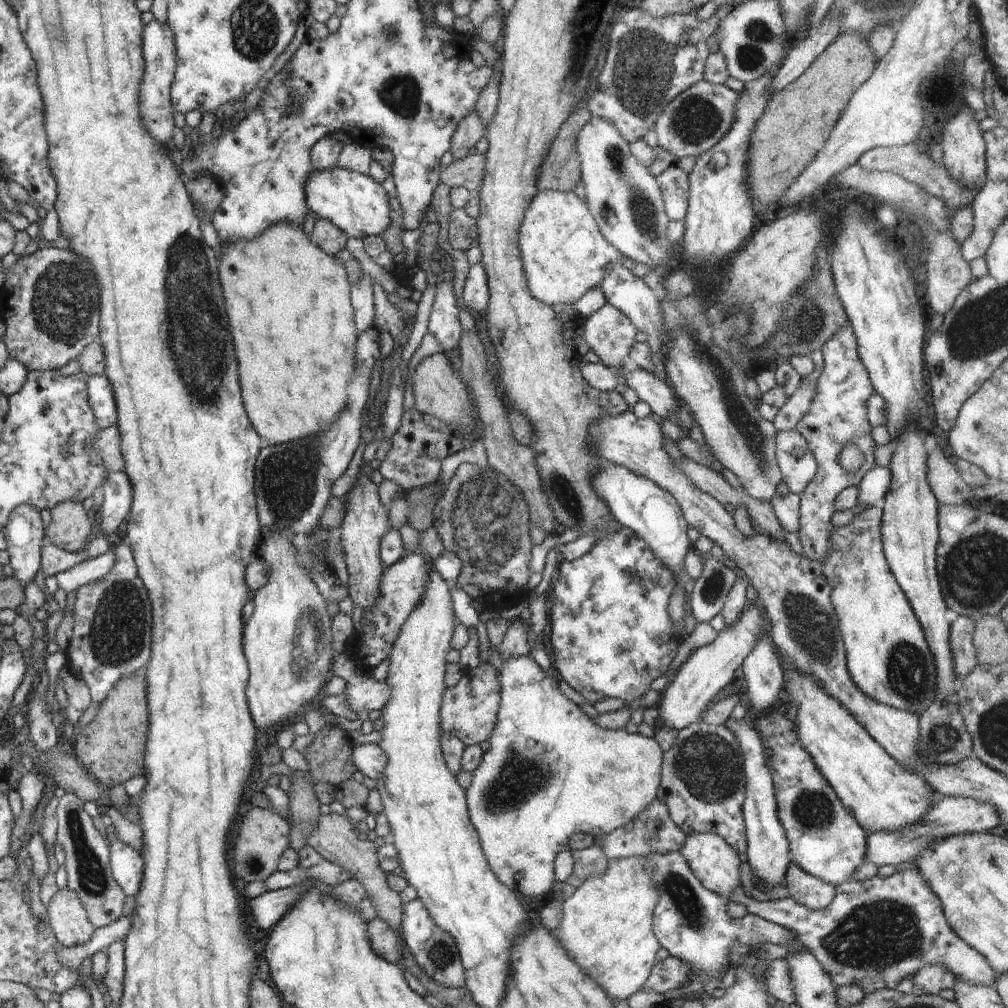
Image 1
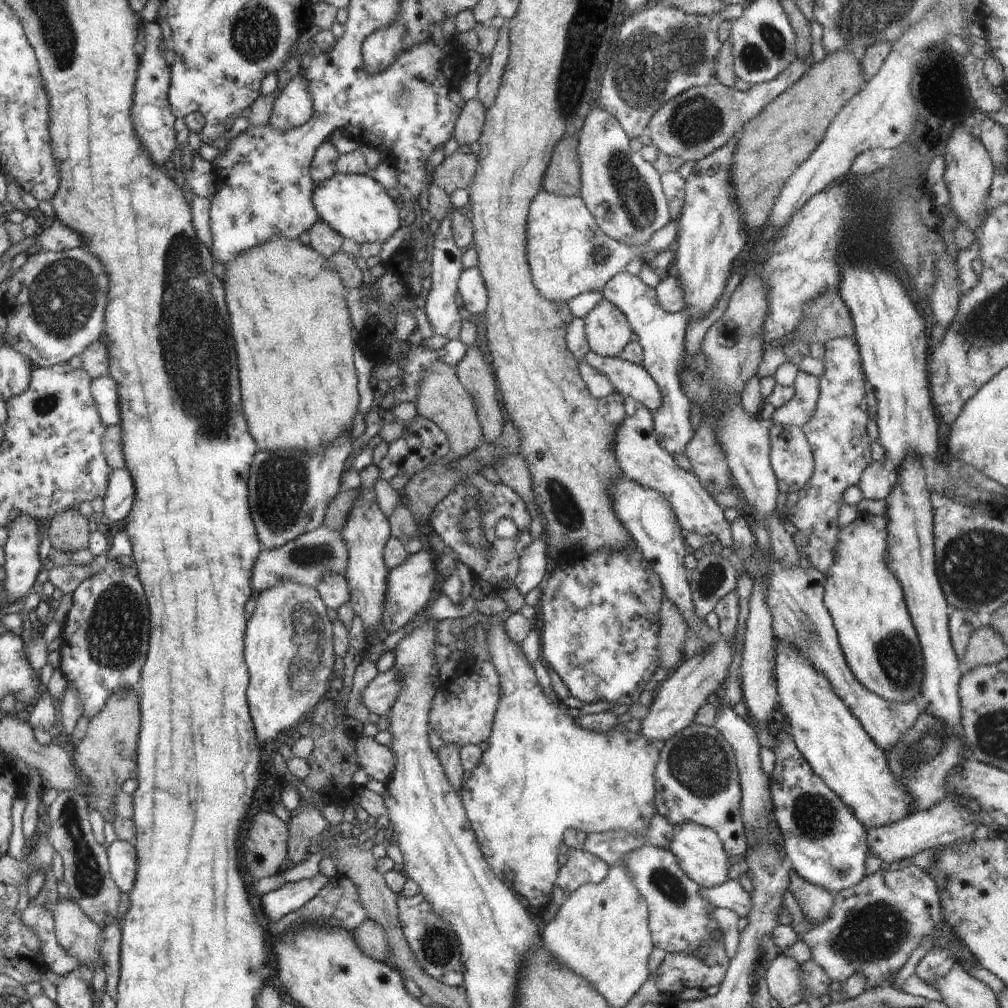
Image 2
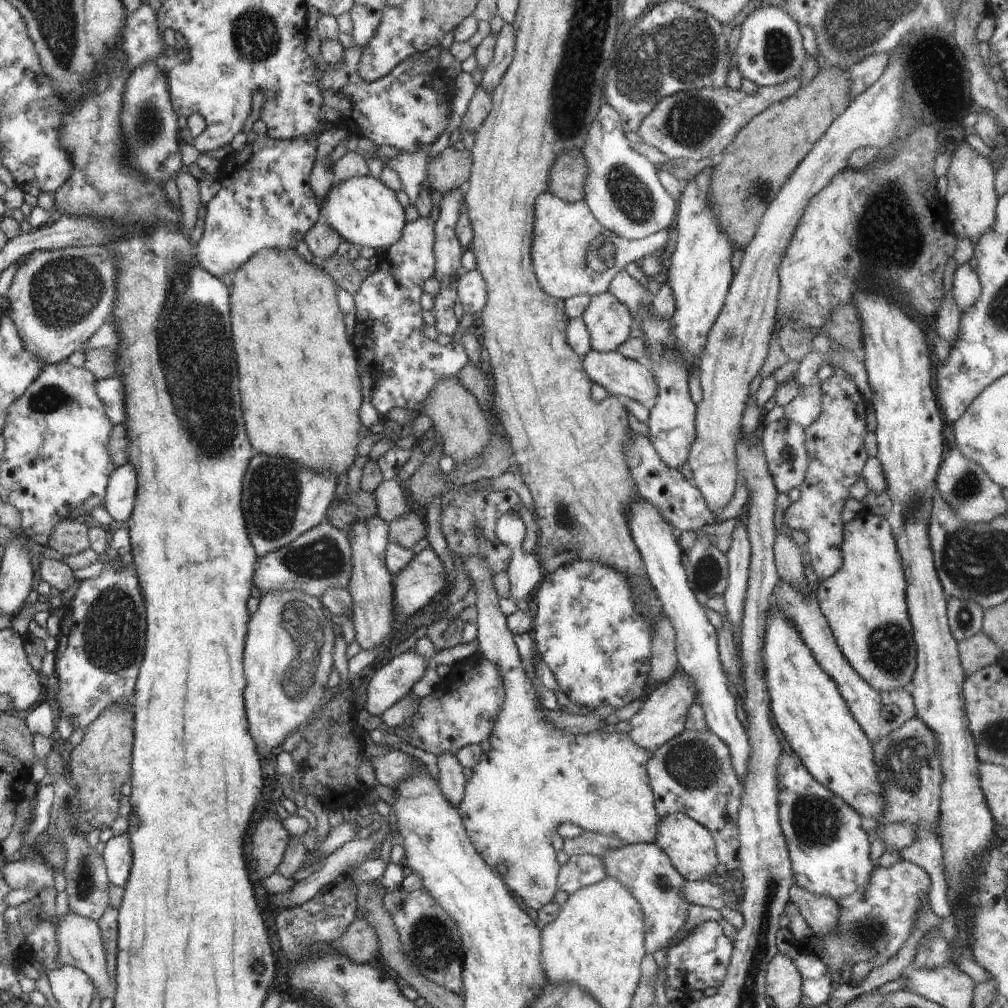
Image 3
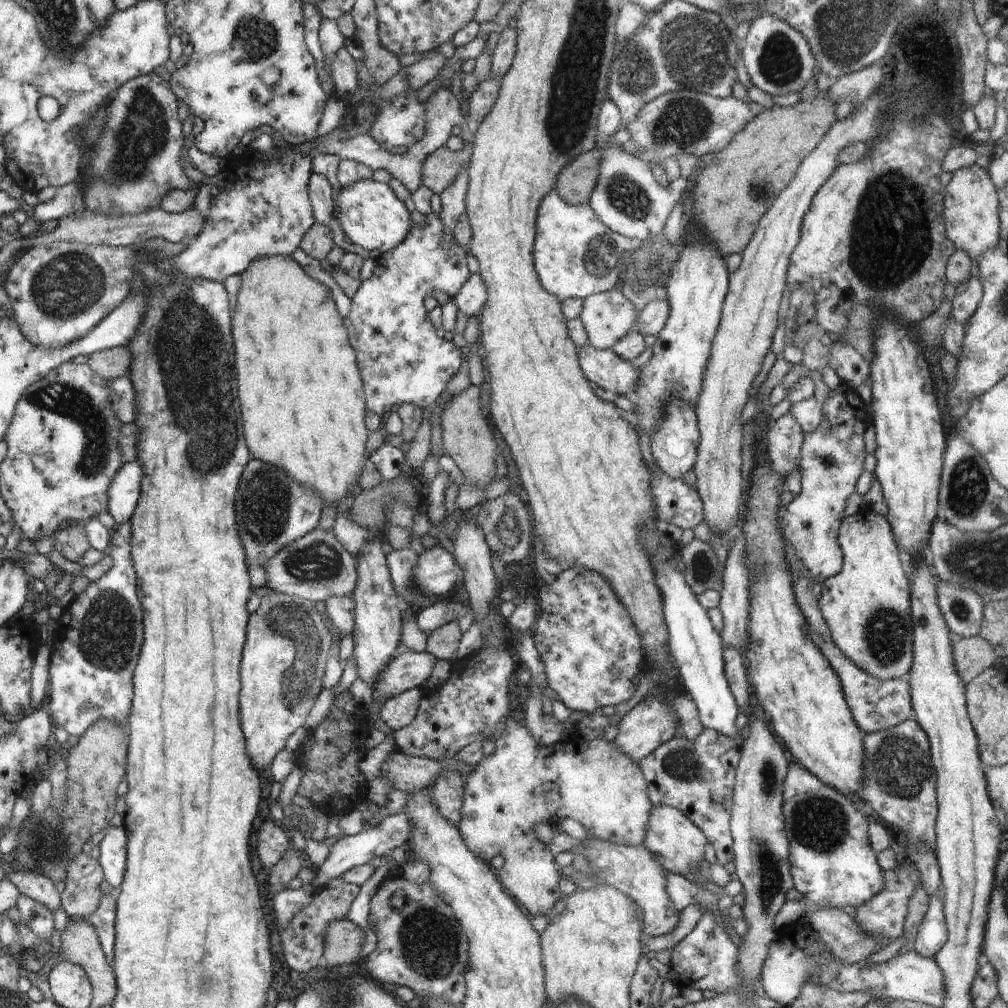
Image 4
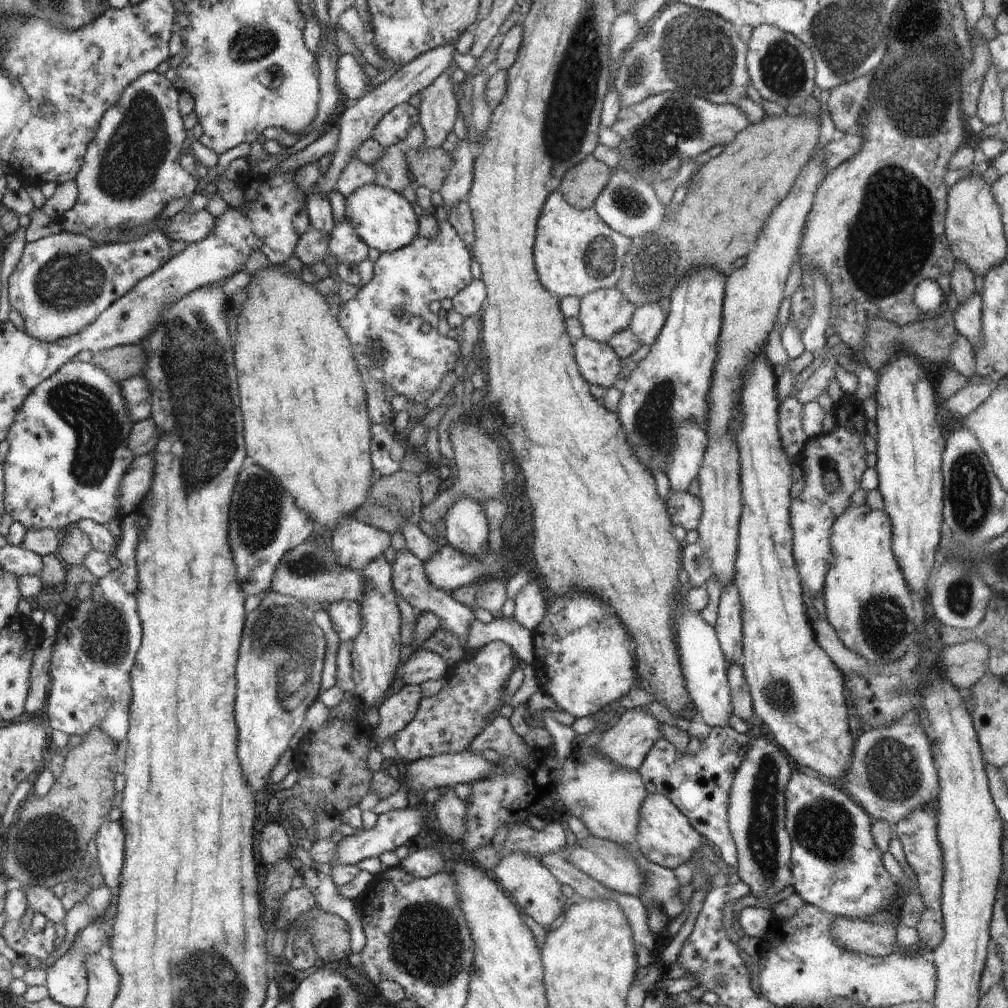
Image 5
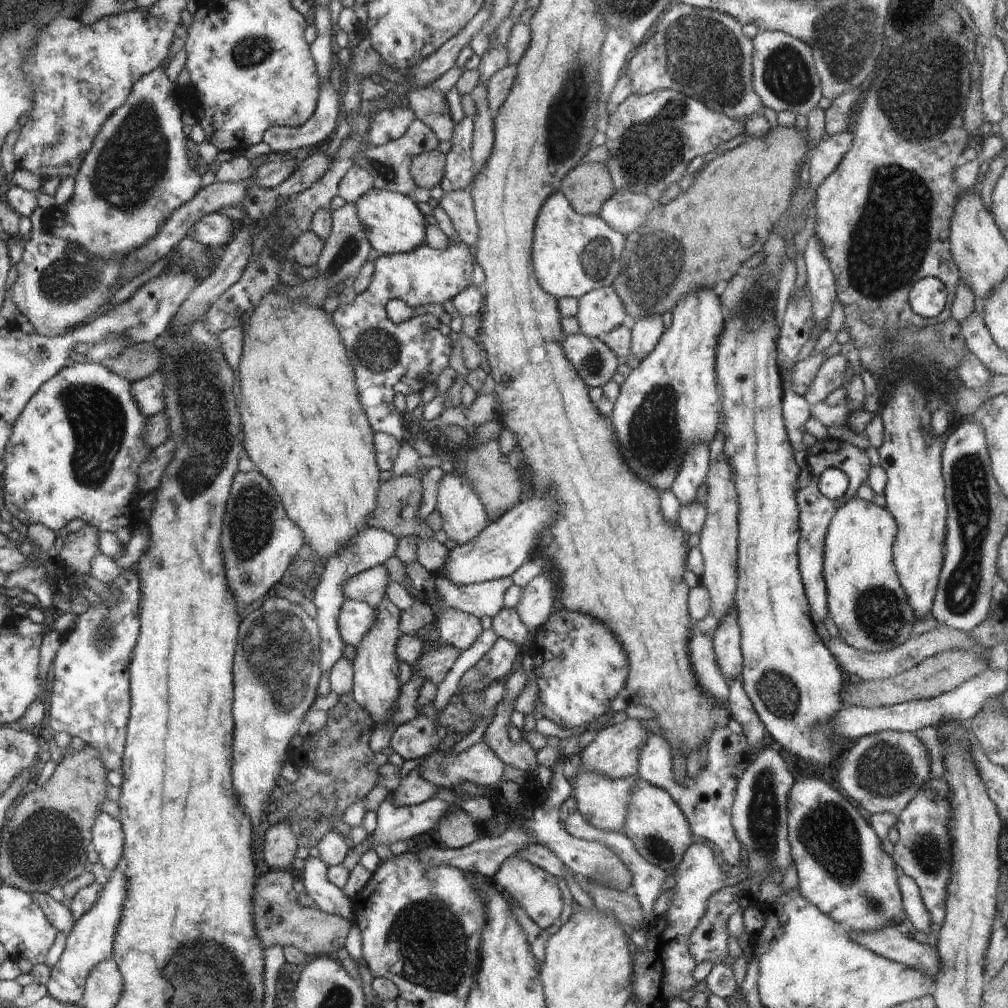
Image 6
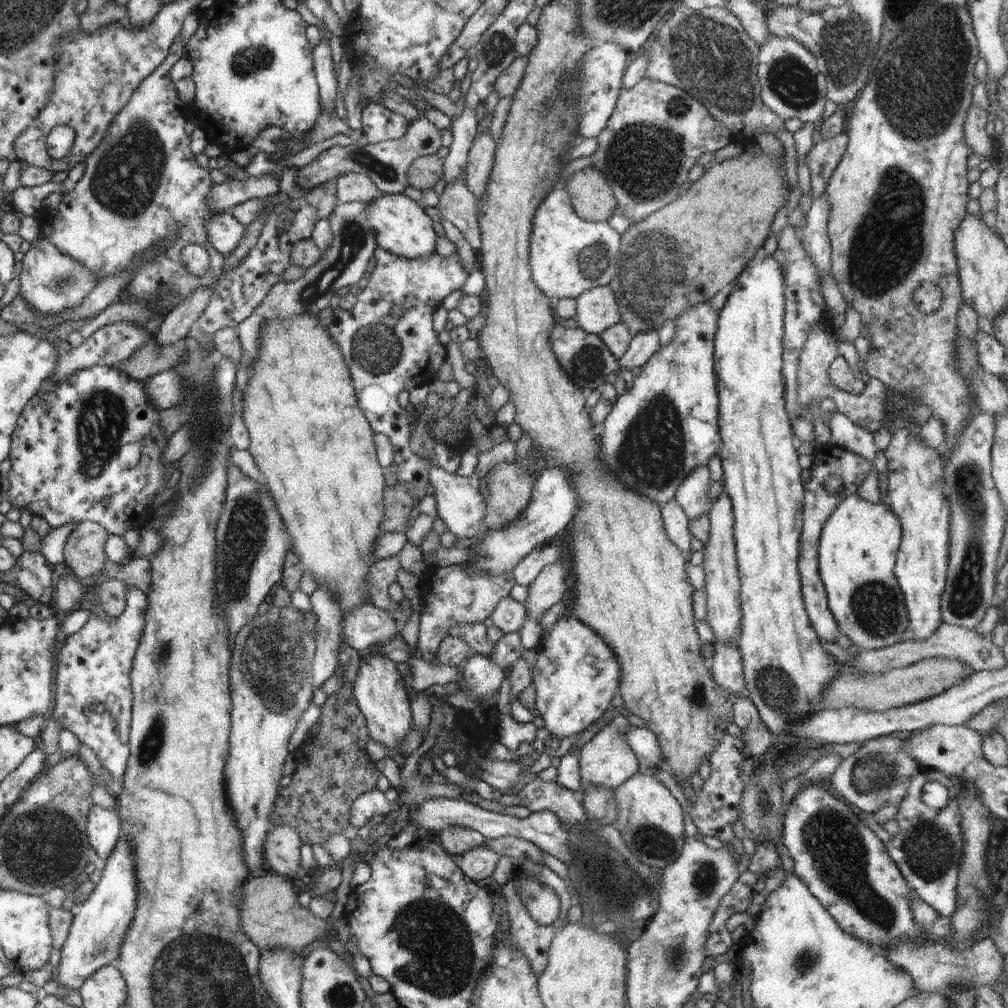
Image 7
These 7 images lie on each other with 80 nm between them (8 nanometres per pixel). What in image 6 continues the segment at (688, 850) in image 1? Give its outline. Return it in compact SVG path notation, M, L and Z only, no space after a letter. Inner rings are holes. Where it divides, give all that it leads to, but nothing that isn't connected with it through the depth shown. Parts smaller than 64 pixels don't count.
M639 780L633 789L629 803L624 835L639 850L650 864L658 866L667 873L677 868L682 862L684 853L690 848L693 832L680 807L664 789Z

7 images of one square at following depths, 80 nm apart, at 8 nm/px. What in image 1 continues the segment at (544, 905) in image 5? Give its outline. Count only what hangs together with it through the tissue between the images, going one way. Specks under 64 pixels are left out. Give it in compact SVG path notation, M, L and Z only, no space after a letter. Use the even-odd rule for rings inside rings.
M529 654L503 661L502 671L499 674L501 701L497 721L489 738L490 746L483 754L478 768L472 772L471 784L465 790L470 820L478 833L484 856L494 876L514 892L543 902L552 895L552 883L556 879L554 872L556 855L568 848L570 836L576 833L588 833L600 838L634 820L657 797L663 763L663 750L652 737L645 737L640 733L630 734L624 729L612 730L598 726L582 708L569 700L560 690L558 681L551 675L554 672L542 670Z

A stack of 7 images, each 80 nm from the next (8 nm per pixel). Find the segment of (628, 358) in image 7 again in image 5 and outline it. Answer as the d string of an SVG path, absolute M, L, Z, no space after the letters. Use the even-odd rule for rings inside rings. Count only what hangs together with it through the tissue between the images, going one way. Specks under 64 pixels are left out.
M658 303L638 307L633 314L629 329L642 344L652 346L664 326L666 316Z

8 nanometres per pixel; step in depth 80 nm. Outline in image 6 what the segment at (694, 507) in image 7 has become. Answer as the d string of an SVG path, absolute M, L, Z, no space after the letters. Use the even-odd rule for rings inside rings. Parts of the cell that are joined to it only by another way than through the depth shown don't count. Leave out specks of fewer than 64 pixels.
M698 443L690 447L681 458L677 477L671 491L685 505L696 501L696 489L704 482L709 462L709 446Z

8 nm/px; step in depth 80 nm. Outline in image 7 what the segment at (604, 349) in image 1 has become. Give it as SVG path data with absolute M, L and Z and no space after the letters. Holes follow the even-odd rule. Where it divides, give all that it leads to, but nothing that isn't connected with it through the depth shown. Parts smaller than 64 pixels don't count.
M608 285L591 288L577 299L577 326L584 332L600 336L611 326L621 322L616 297Z

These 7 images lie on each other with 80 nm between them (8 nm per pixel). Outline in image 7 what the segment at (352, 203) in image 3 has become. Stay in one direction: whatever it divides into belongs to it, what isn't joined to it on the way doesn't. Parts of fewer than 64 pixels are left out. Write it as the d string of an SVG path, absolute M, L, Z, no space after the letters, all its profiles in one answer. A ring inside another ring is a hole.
M404 193L380 195L366 207L367 223L375 232L378 247L399 257L417 259L436 253L436 232L432 219L417 202L410 200Z

